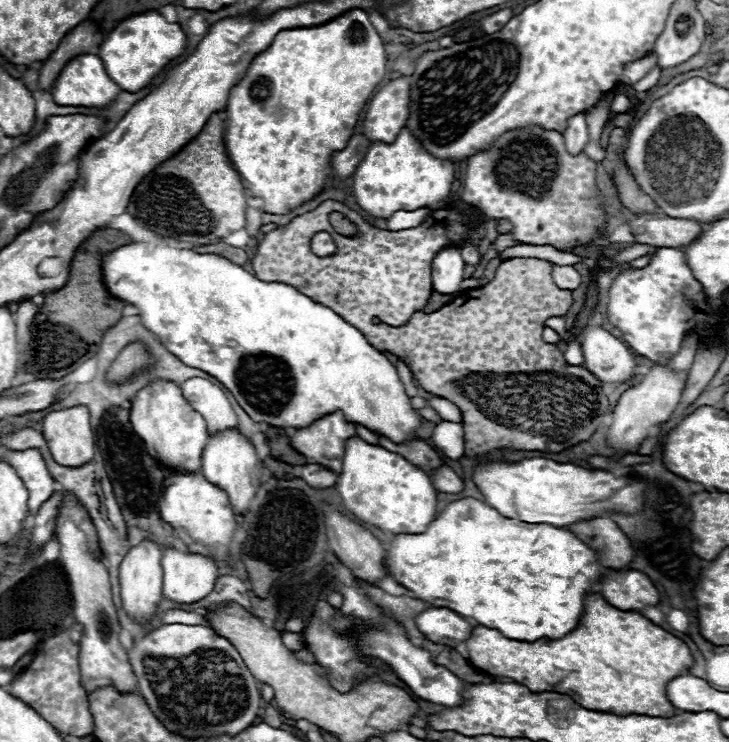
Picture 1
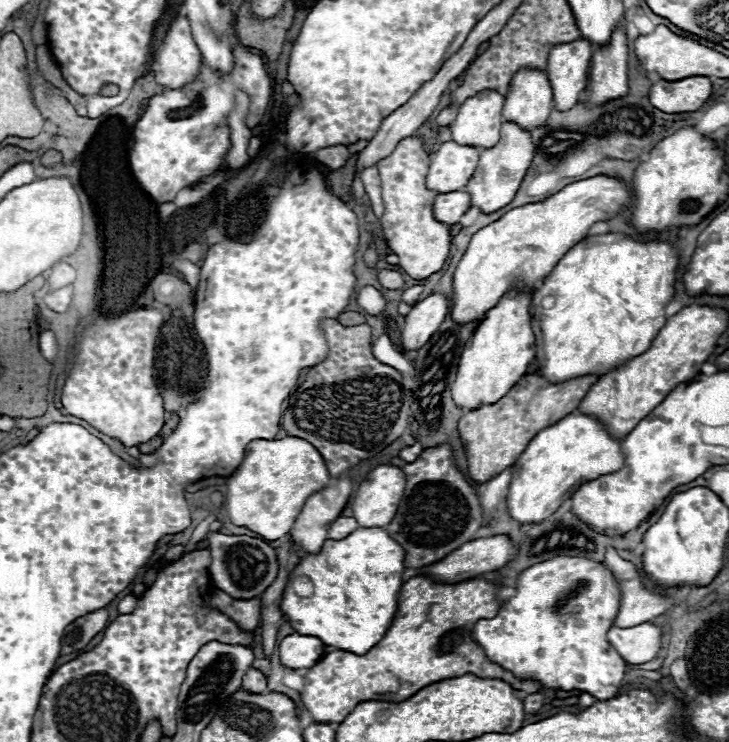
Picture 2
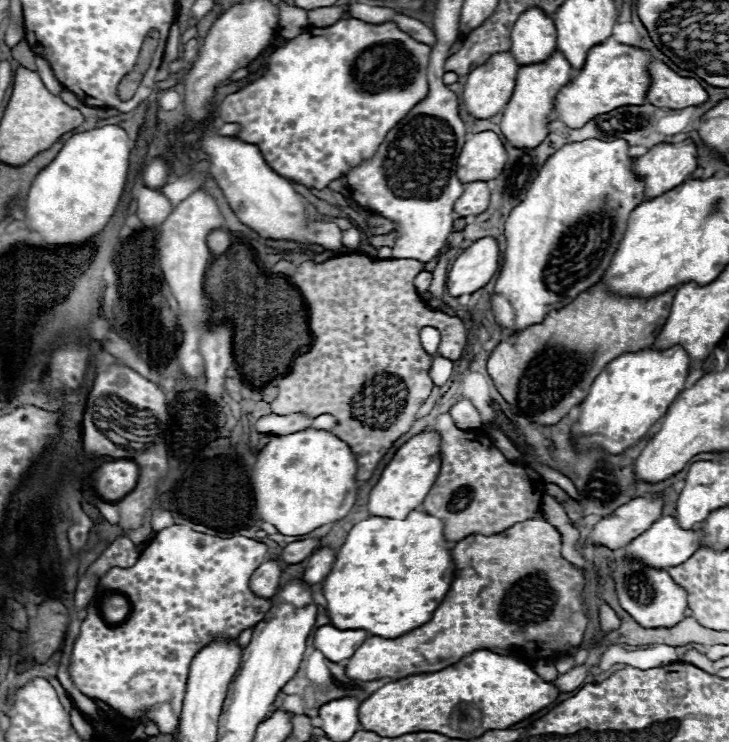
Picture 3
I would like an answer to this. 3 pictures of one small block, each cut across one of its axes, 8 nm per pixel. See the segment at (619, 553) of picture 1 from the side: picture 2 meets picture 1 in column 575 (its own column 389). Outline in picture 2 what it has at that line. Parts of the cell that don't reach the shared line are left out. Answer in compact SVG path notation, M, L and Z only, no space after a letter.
M440 444L426 448L414 462L402 468L406 474L406 490L386 532L406 550L408 568L424 568L442 560L462 544L478 538L478 530L484 526L476 486L464 478L452 456L452 446Z

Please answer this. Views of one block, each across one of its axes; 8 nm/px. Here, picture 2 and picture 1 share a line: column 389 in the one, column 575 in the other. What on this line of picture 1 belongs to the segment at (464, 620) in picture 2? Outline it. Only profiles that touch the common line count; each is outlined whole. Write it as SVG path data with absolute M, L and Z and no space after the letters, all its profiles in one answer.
M590 594L586 598L586 624L580 622L572 634L560 640L542 638L536 642L518 642L502 636L498 630L476 626L466 646L470 652L468 660L490 676L512 678L514 682L528 686L532 692L570 694L570 698L576 698L576 702L580 702L580 706L588 706L588 710L608 710L612 714L648 714L660 718L674 716L678 710L670 704L666 686L670 680L680 676L682 670L686 672L694 666L690 650L680 638L668 634L638 612L624 612L610 606L600 594Z

